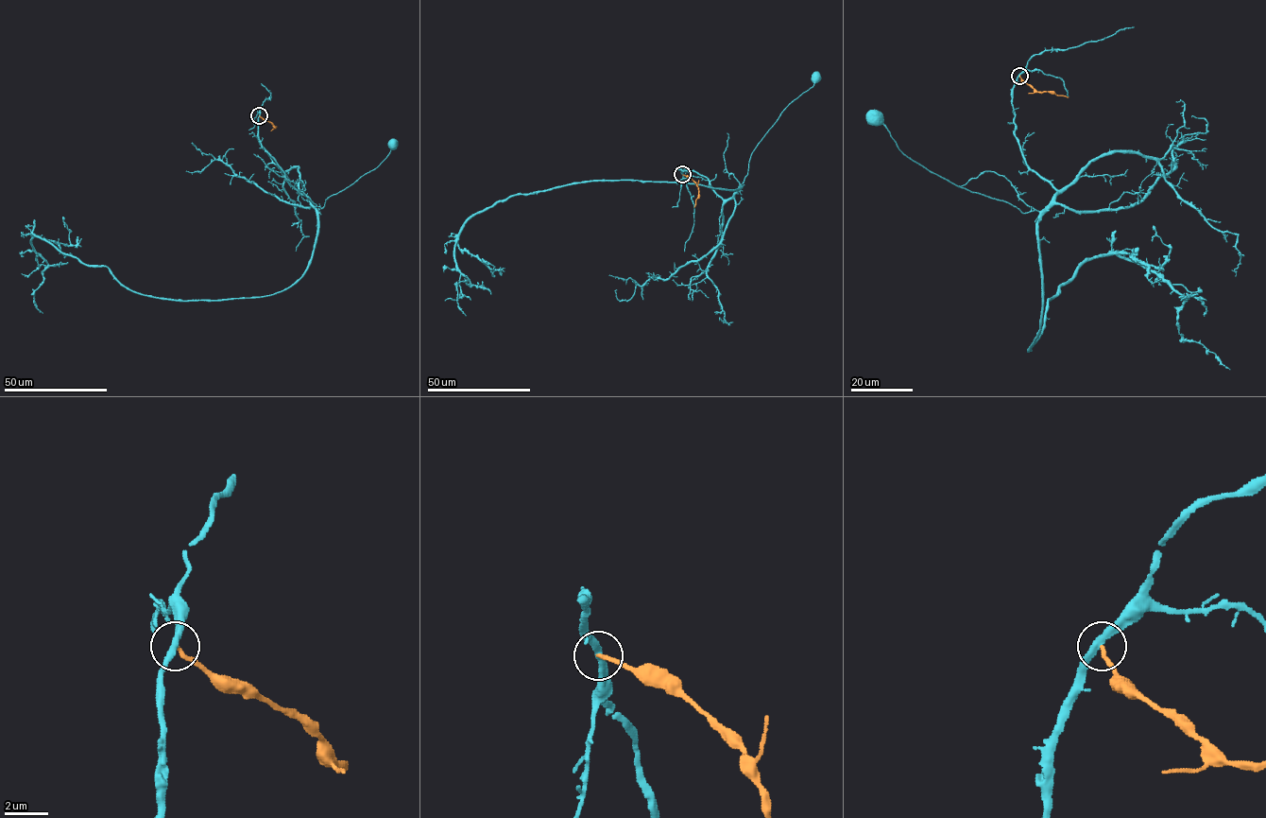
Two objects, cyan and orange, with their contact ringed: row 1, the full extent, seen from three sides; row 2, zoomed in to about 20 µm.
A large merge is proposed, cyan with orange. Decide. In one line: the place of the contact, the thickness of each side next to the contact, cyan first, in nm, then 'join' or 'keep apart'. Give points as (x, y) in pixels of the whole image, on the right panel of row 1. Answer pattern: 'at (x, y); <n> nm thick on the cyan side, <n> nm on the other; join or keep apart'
at (1019, 76); 320 nm thick on the cyan side, 190 nm on the other; keep apart

